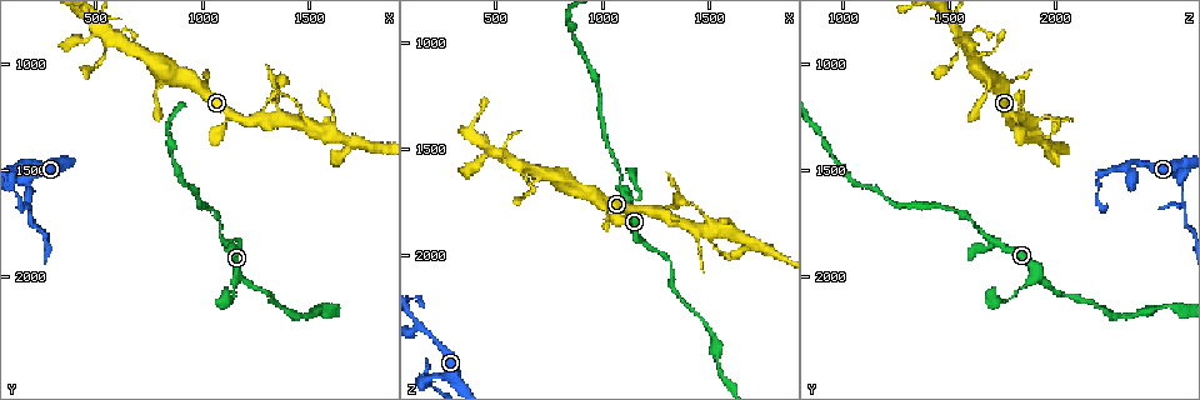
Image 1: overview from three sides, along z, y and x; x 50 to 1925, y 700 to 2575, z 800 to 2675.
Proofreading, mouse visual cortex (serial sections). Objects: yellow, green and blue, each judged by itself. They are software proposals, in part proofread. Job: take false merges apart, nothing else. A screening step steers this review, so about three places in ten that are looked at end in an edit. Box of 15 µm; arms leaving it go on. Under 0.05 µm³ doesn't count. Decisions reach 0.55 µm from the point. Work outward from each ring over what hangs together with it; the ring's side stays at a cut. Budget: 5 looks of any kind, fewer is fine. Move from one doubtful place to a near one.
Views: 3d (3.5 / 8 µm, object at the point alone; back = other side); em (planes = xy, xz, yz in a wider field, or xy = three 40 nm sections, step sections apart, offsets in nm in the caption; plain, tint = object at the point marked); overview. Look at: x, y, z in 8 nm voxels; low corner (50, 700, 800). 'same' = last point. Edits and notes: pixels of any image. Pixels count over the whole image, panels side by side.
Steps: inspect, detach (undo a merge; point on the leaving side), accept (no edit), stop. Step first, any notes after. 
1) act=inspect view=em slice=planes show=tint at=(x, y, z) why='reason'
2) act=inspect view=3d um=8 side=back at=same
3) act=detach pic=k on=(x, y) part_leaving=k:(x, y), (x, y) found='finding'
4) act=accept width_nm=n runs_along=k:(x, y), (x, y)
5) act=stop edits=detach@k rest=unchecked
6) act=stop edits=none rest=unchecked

act=inspect view=3d um=8 at=(180, 1600, 2590) why='a narrow waist'

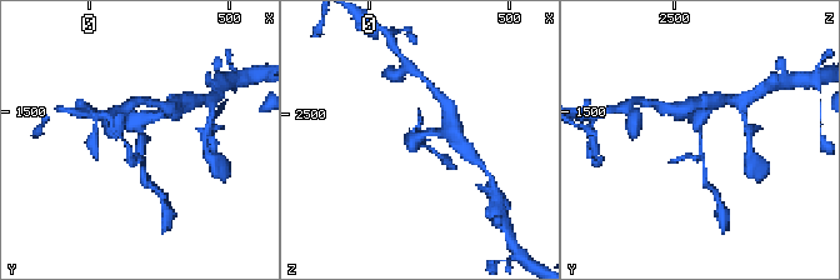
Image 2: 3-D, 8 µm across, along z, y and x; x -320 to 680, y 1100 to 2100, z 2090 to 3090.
act=inspect view=3d um=3.5 at=(180, 1610, 2580)

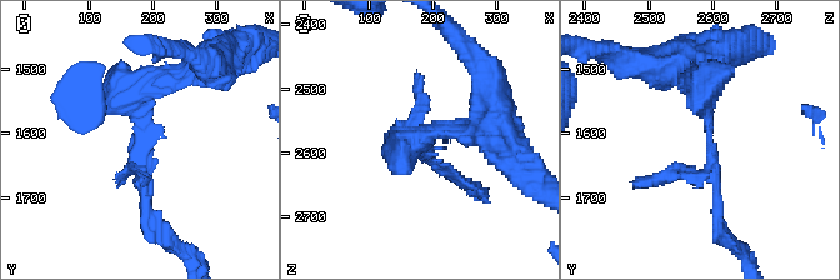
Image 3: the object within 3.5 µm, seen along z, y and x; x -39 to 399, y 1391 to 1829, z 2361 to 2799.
act=inspect view=em slice=xy step=1 show=tint at=(185, 1610, 2595)

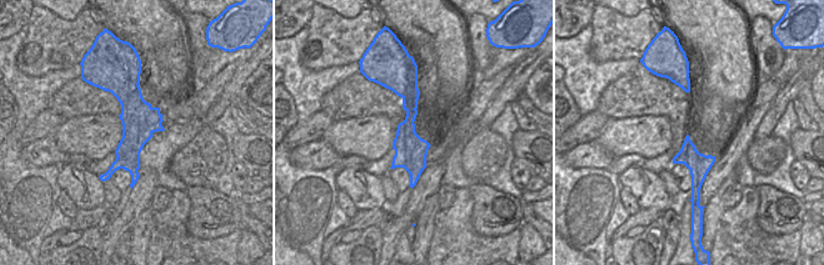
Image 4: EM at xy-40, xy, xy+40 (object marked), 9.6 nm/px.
act=detach pic=3 on=(419, 119) part_leaving=3:(143, 131), (146, 228), (170, 243) found='a second cell is stuck on'

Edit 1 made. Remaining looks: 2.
act=inspect view=3d um=8 at=(1510, 1310, 1860) why='four arms meet'

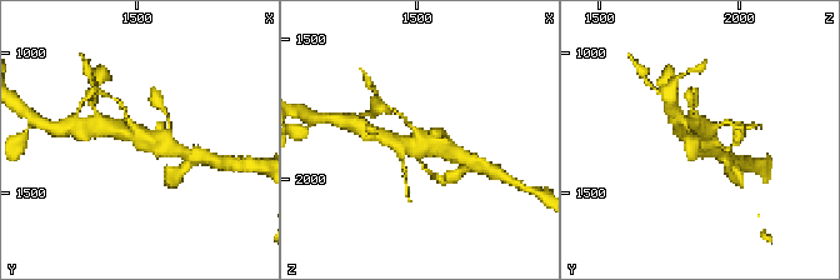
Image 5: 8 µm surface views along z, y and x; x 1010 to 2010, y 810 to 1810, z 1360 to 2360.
act=inspect view=em slice=xy step=1 show=tint at=(1500, 1310, 1880)

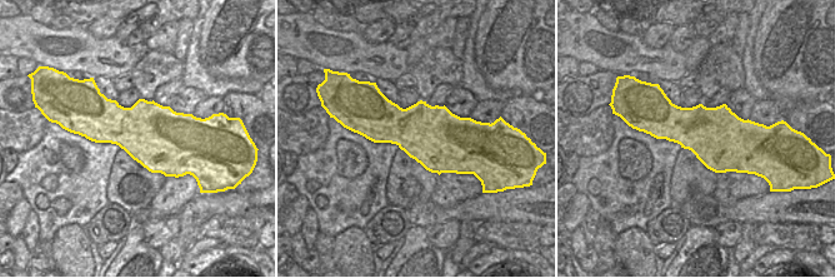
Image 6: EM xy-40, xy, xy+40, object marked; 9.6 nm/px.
act=detach pic=5 on=(125, 114) part_leaving=5:(135, 128), (120, 103), (108, 95) found='two cells meet here'

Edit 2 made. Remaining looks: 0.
act=stop edits=detach@3,detach@5 rest=unchecked

